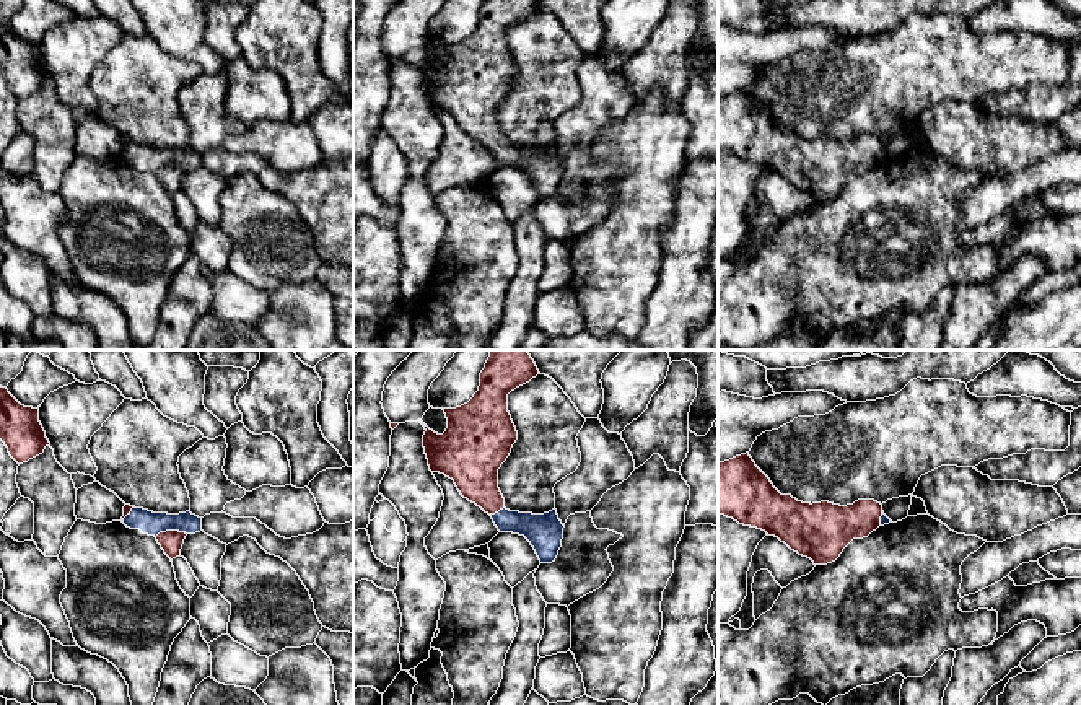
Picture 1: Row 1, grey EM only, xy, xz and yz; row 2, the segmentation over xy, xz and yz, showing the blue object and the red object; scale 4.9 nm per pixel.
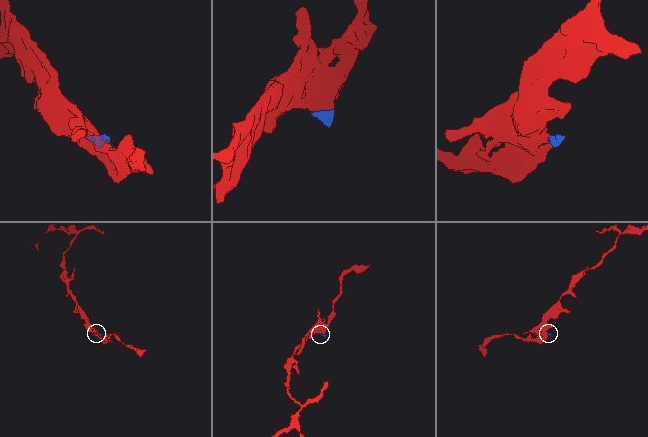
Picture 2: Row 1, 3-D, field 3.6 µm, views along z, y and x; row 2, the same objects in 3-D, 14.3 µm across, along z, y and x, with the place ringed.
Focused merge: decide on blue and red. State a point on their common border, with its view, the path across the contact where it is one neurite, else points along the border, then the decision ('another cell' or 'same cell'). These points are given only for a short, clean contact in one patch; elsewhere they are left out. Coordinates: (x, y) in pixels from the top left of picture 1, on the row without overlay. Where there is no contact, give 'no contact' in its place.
xy (170, 165) | across xy (150, 158), (170, 165), (171, 178) | same cell

